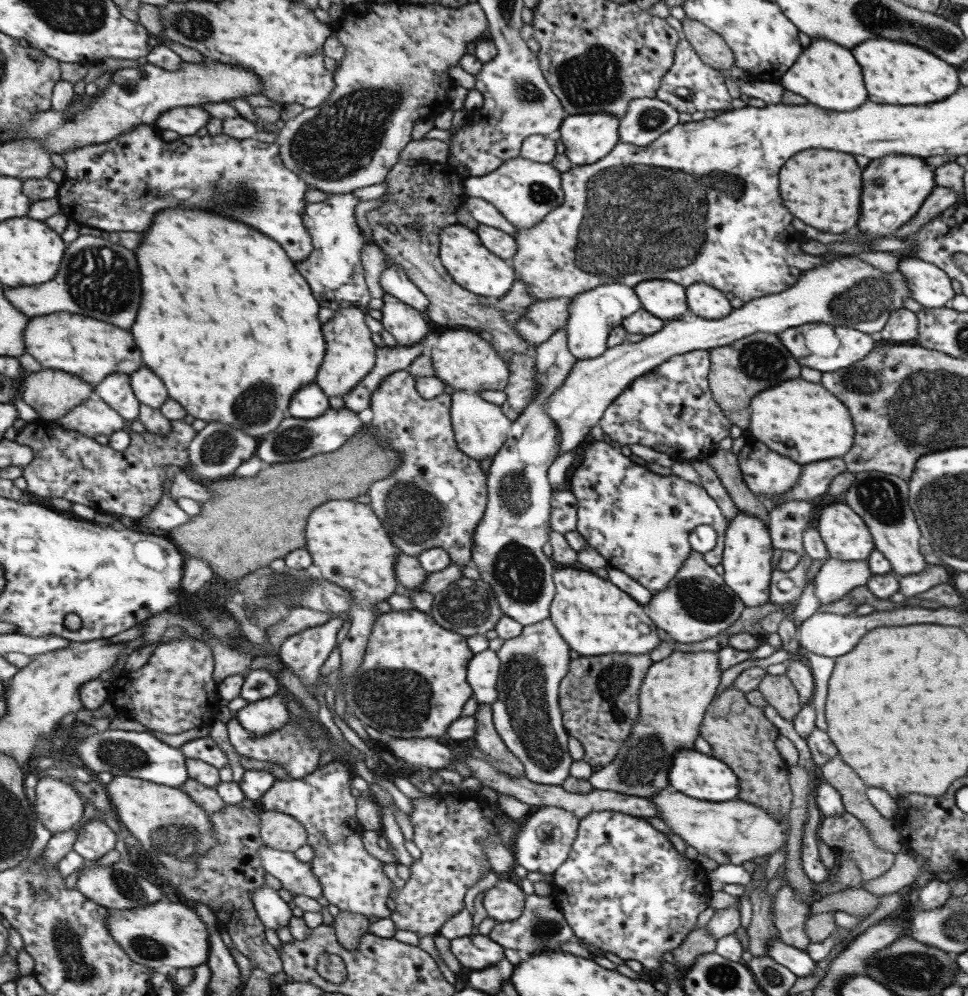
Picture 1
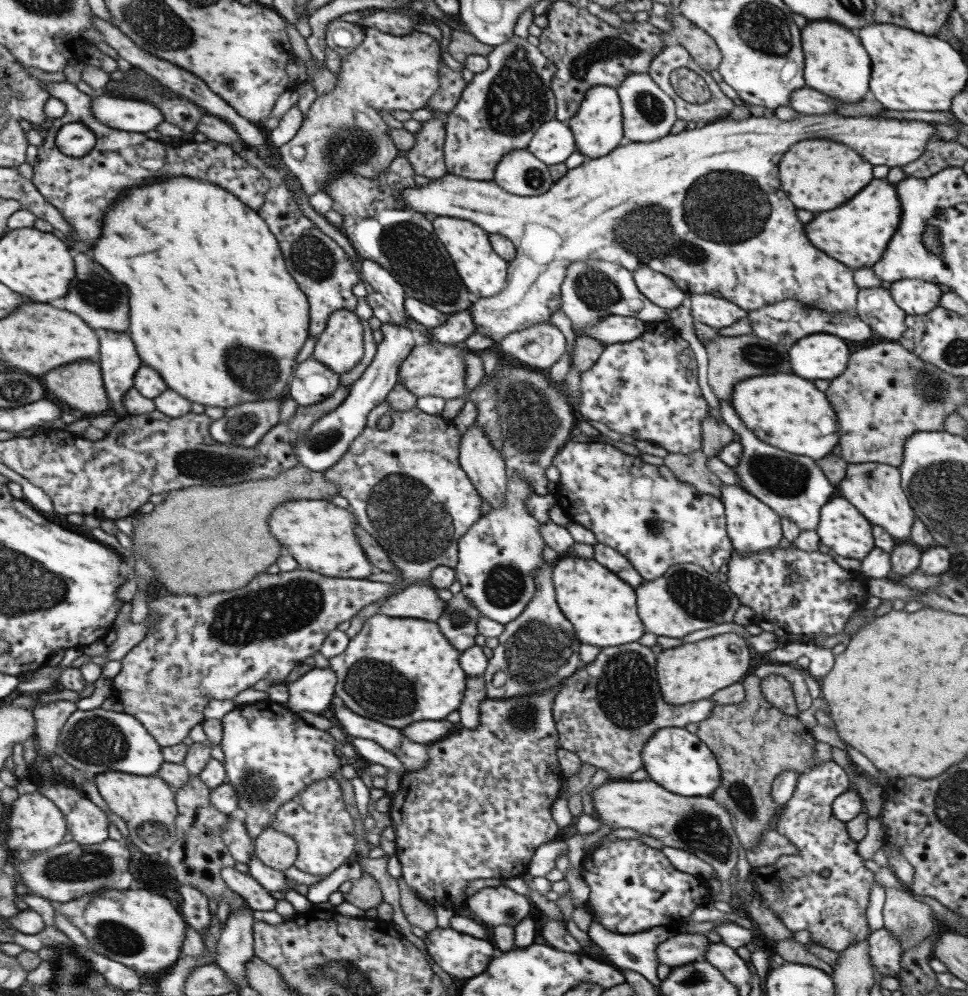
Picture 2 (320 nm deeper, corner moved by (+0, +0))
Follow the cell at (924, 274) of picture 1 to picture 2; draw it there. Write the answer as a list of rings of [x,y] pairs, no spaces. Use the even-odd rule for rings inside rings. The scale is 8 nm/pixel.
[[[901,279],[892,282],[888,288],[893,302],[905,312],[905,315],[923,315],[939,304],[939,297],[943,294],[937,284],[919,279]]]

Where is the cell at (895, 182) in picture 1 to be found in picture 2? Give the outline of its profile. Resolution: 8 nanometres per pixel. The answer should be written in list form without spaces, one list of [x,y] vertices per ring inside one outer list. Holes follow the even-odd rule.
[[[873,178],[855,198],[847,200],[831,212],[815,214],[809,224],[805,224],[805,236],[814,248],[847,265],[852,271],[870,268],[877,262],[891,236],[898,227],[900,208],[894,183],[885,178]]]

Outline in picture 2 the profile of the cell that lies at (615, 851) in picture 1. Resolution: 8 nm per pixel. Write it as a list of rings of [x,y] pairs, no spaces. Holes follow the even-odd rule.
[[[605,839],[593,852],[583,855],[580,878],[589,888],[587,906],[599,924],[613,934],[638,934],[686,918],[701,904],[712,901],[708,880],[675,870],[660,850],[635,839]]]

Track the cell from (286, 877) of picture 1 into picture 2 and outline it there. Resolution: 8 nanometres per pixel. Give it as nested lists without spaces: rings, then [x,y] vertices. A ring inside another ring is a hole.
[[[229,817],[227,826],[221,832],[221,841],[227,847],[233,861],[247,864],[251,855],[254,855],[254,842],[247,835],[243,823],[235,818]]]

